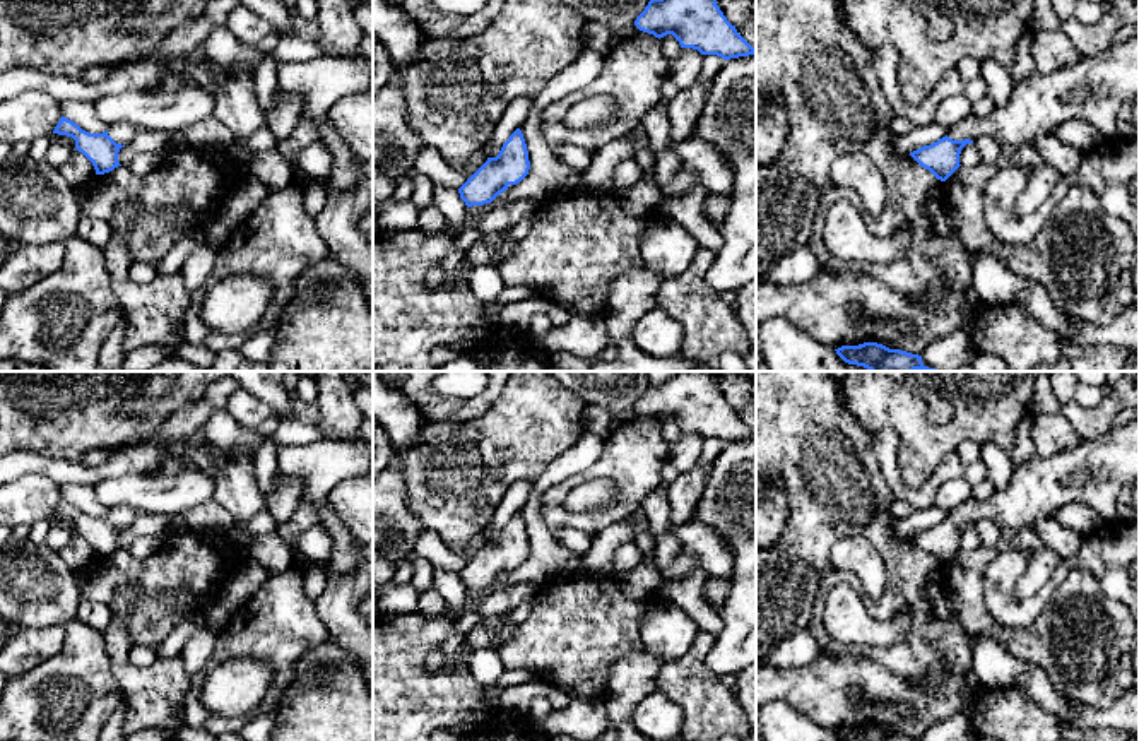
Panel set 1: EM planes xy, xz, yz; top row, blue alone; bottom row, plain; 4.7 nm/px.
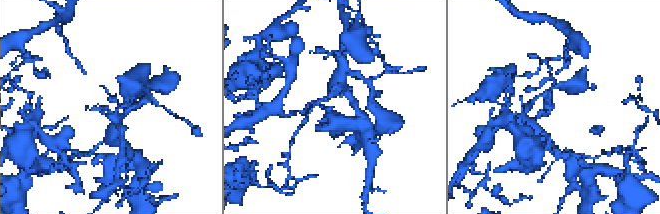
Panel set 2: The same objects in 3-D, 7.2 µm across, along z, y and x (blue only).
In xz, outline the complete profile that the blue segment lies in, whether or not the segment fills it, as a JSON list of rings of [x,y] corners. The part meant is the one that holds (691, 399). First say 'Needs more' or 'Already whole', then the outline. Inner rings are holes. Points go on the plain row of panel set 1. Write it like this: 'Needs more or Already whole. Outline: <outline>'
Already whole. Outline: [[[672,371],[662,382],[650,382],[634,409],[658,423],[672,418],[681,431],[723,443],[756,436],[717,388],[713,371]]]

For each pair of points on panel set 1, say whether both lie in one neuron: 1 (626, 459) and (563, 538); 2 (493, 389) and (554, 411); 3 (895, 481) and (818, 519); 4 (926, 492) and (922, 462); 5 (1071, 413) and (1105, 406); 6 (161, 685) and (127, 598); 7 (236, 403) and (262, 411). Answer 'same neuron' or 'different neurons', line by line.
1: different neurons
2: different neurons
3: different neurons
4: different neurons
5: same neuron
6: same neuron
7: same neuron

